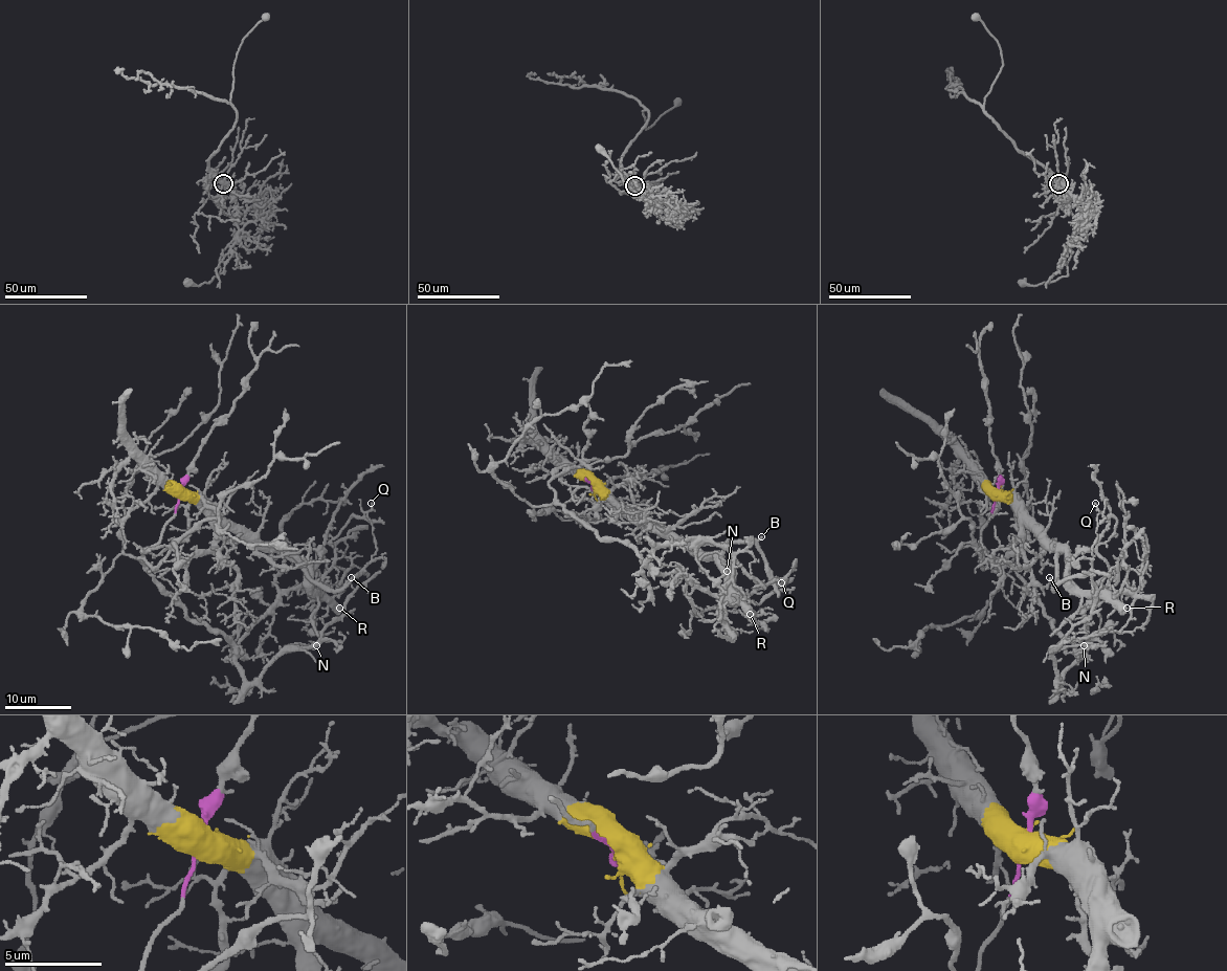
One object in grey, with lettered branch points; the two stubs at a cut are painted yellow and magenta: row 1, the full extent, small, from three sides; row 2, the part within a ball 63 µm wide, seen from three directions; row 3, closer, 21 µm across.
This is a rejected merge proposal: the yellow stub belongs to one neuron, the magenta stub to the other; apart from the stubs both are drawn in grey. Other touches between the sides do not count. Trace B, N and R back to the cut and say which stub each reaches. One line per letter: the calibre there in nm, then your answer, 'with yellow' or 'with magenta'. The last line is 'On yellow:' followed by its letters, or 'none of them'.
B: calibre 120 nm; with yellow
N: calibre 80 nm; with magenta
R: calibre 550 nm; with yellow
On yellow: B, R

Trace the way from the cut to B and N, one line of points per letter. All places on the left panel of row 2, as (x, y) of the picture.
B: (182, 493), (270, 547), (287, 550), (313, 580), (333, 591), (340, 591), (352, 577)
N: (182, 493), (138, 558), (149, 574), (233, 647), (248, 682), (285, 645), (316, 645)

